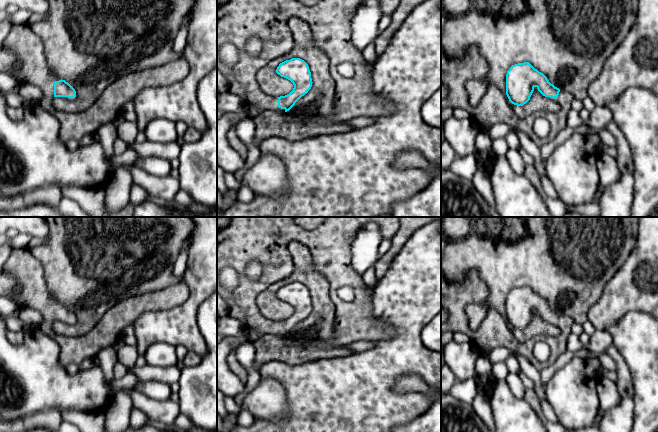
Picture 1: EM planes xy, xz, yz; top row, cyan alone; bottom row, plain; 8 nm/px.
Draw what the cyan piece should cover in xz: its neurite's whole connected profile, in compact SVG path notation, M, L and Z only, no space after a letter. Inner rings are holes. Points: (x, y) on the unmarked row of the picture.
M231 217L230 224L222 230L217 231L217 293L225 300L228 306L227 315L238 320L244 328L255 328L263 335L287 336L295 327L312 311L311 296L308 288L300 282L292 282L279 288L276 297L281 301L290 304L294 312L293 314L280 321L273 321L264 317L257 307L257 296L266 290L272 284L282 281L289 277L295 267L288 246L292 242L298 242L307 247L313 258L316 270L321 272L329 283L329 296L335 305L335 324L334 324L334 340L331 345L347 346L352 342L378 341L381 339L391 338L398 334L397 330L374 316L372 297L374 288L366 284L360 275L352 266L352 243L354 242L358 232L368 223L374 222L379 226L383 239L392 240L398 232L401 225L401 217L331 217L314 229L305 229L299 226L294 217ZM250 262L259 262L261 265L261 276L256 280L251 280L245 274L245 269ZM226 266L232 266L239 273L239 284L232 290L227 290L220 283L219 275L221 270Z

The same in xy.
M13 248L1 271L12 273L20 284L18 292L10 299L19 307L30 307L41 313L42 323L38 329L58 343L60 364L65 368L69 364L81 368L85 359L97 357L103 348L114 345L124 328L143 313L172 309L184 303L190 294L188 286L181 281L162 290L132 296L106 311L92 330L71 337L56 334L53 322L75 322L76 315L49 293L43 267L30 250Z

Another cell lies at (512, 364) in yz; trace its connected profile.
M509 355L505 360L506 367L509 373L521 374L521 369L517 358L514 355Z

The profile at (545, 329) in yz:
M534 311L530 324L526 328L523 330L512 328L512 331L520 342L526 342L534 337L557 336L560 333L556 323L543 320L537 311Z

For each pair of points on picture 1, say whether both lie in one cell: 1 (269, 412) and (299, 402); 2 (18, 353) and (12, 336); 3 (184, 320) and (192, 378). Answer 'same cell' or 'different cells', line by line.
1: different cells
2: different cells
3: different cells

